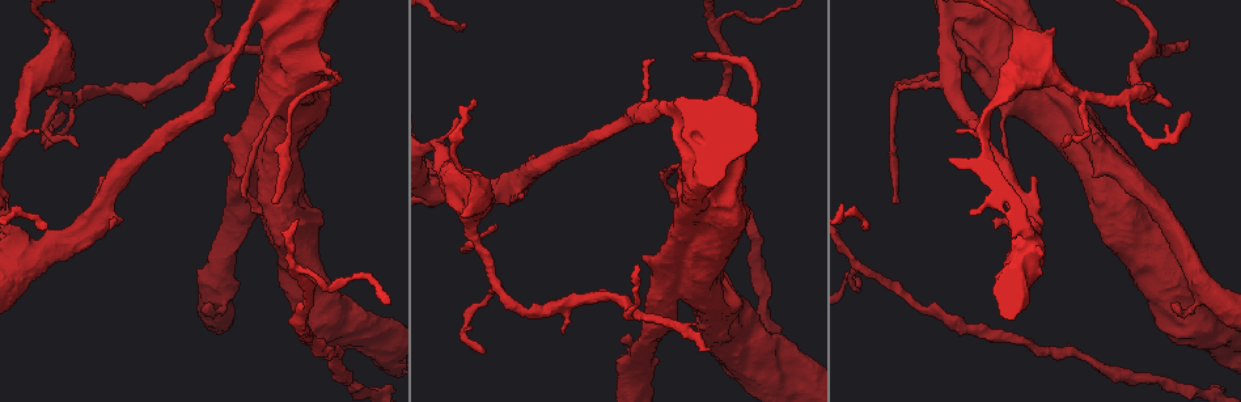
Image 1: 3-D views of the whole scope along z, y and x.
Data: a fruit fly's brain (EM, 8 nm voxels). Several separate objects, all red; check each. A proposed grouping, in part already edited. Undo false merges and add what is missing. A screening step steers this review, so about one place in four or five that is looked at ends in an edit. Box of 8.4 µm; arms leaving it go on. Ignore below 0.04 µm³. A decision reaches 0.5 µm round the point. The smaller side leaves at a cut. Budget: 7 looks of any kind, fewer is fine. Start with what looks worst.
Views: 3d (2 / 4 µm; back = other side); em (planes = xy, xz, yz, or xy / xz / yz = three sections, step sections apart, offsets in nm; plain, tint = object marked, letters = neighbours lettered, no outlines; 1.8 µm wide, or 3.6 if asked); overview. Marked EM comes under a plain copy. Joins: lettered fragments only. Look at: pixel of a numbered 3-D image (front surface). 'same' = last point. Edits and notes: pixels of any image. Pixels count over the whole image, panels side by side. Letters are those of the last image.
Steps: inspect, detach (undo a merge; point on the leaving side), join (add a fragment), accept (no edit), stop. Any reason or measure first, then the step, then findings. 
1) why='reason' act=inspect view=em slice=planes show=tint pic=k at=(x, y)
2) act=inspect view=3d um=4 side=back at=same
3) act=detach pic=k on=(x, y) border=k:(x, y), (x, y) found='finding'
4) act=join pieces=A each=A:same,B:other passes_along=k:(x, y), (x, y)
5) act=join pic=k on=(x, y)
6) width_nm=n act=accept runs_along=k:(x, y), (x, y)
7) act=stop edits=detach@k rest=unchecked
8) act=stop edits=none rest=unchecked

why='three-way junction' act=inspect view=em um=3.6 slice=xz step=16 show=tint pic=1 at=(717, 23)

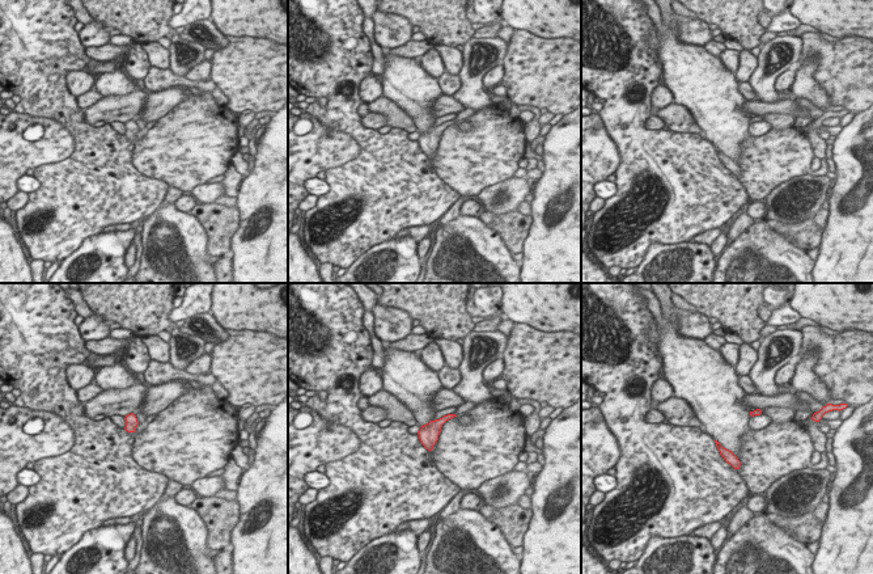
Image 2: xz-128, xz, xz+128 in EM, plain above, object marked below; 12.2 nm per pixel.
act=inspect view=em um=3.6 slice=xz step=16 show=letters at=same

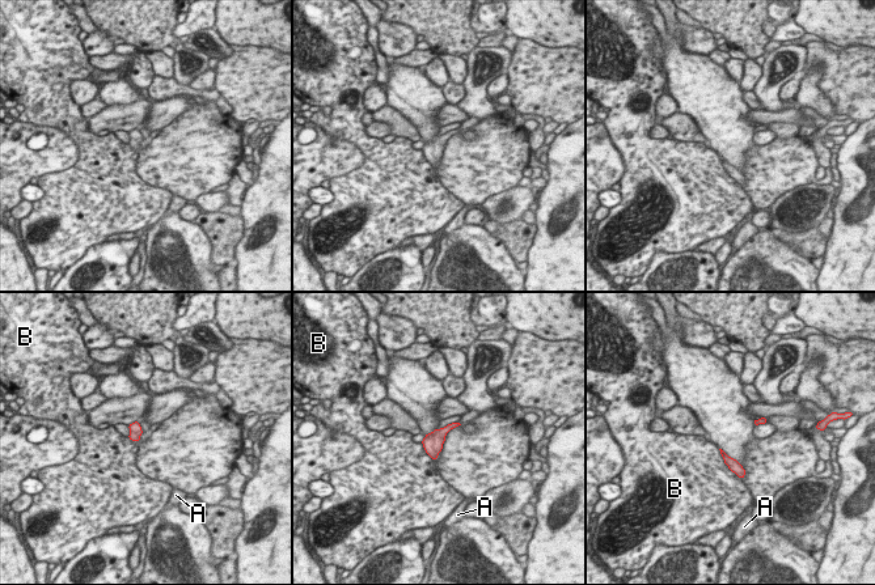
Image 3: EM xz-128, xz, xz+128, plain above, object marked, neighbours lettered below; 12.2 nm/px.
longest_contact=B:480nm act=accept each=A:other,B:other border=3:(718, 449), (723, 462), (740, 479) found='one cell here'

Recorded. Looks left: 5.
why='branch stops here' act=inspect view=em slice=planes show=tint pic=1 at=(710, 350)

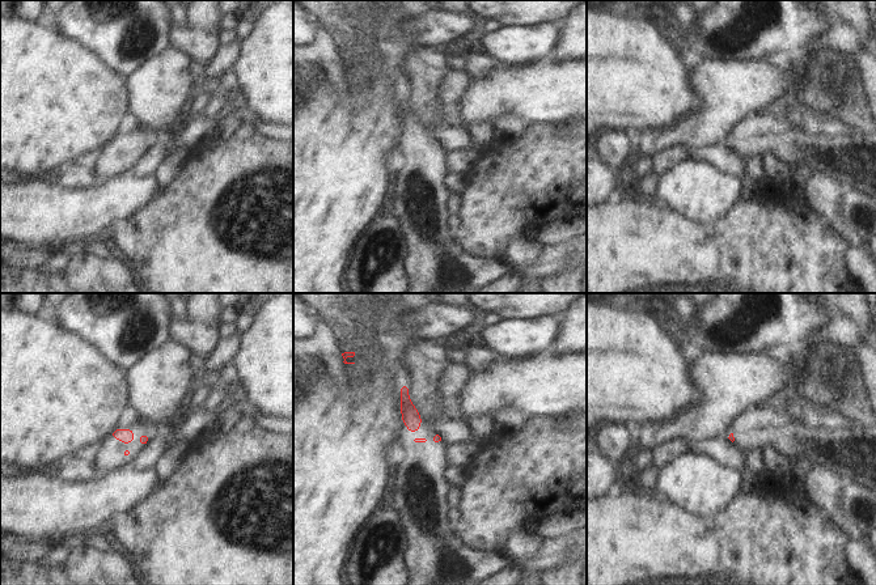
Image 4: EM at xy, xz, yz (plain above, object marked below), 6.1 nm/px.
why='see the neighbours' act=inspect view=em slice=planes show=letters at=same

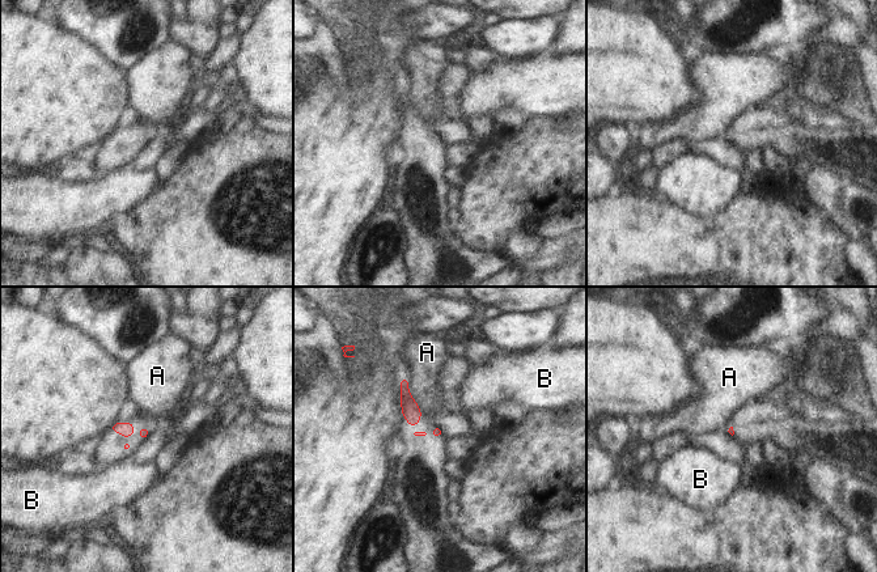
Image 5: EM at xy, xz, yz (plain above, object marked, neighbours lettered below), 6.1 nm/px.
act=accept each=A:other,B:other border=5:(409, 380), (409, 393), (420, 409) found='no lettered fragment goes on from it'

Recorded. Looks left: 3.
why='thin end' act=inspect view=3d um=4 pic=1 at=(1066, 145)

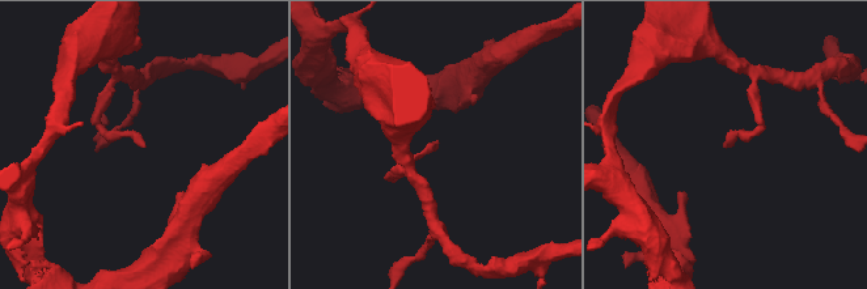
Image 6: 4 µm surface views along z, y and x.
act=inspect view=em slice=planes show=letters pic=6 at=(144, 144)

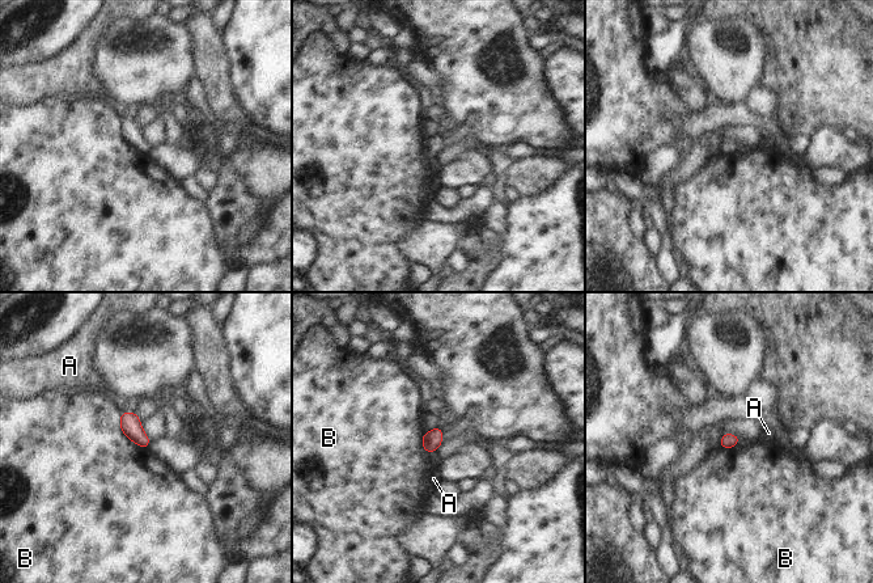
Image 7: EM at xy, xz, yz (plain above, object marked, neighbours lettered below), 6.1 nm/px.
act=accept each=A:other,B:other border=7:(122, 412), (121, 430), (147, 448) found='none of them fits'

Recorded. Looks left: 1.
act=stop edits=none rest=unchecked

